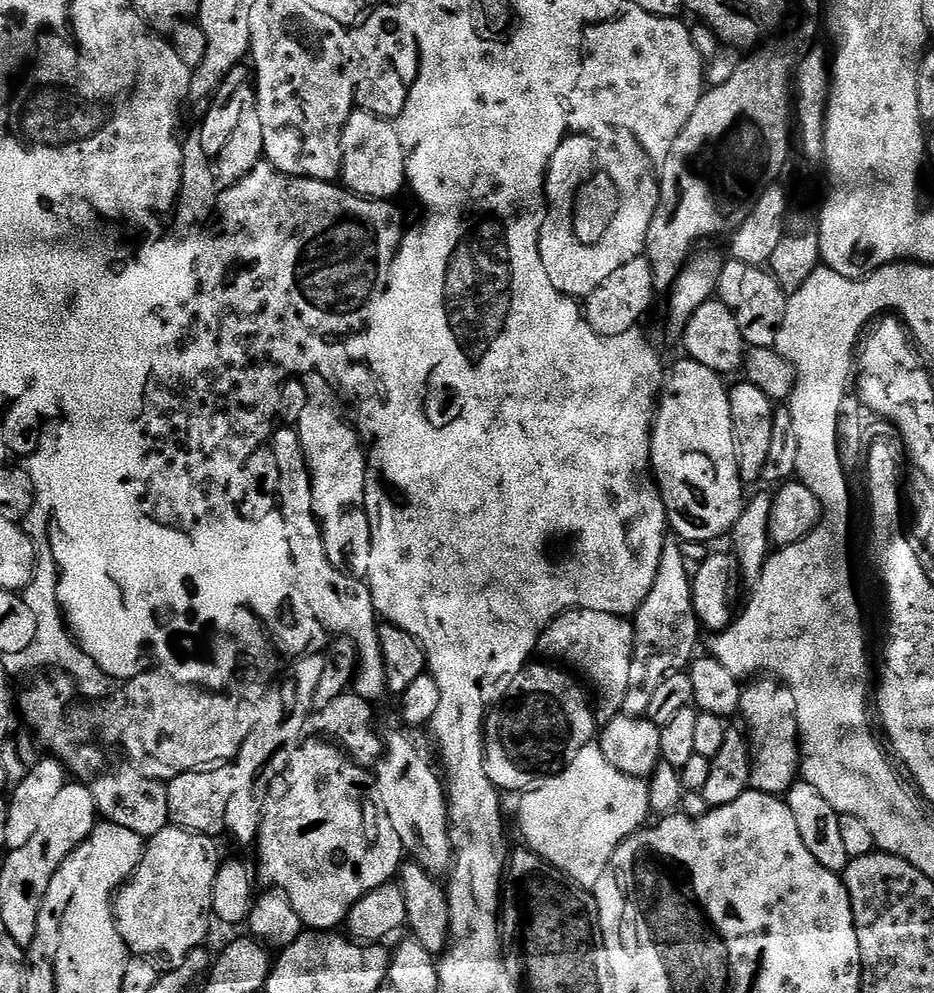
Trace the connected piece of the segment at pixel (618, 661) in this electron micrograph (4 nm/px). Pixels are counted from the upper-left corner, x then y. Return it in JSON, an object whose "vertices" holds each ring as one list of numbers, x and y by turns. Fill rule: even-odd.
{"vertices":[[574,608,560,613,540,633,538,652,539,655,544,655,541,657,552,662,565,660,569,664,567,667,573,673,581,677,584,675,592,683,596,722,597,725,603,726,624,712,626,694,630,690,630,662,635,637,634,624,631,619,598,610]]}

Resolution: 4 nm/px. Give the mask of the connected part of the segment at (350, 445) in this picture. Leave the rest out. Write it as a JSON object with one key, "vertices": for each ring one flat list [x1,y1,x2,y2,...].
{"vertices":[[315,372,303,377,303,382,306,386,306,406,298,425,298,448,304,453,304,462,308,465,307,479,312,481,310,508,320,508,324,516,336,516,336,512,341,512,346,504,361,503,364,499,369,463,366,448,355,427,348,423,345,413,332,409,338,396,325,378]]}

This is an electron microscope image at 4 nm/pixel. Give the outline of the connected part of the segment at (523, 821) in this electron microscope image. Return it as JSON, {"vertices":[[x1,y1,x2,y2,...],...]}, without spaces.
{"vertices":[[596,742,578,750,576,757,561,772,543,777,539,783,527,789,519,800,520,809,516,812,516,820,528,843,525,845,538,853,547,864,552,864,559,872,570,877,575,884,589,890,595,889,605,879,614,850,618,850,626,838,645,827,650,817,647,783,639,776,627,776,622,774,622,770,614,770,614,766,606,762,606,754,602,754]]}

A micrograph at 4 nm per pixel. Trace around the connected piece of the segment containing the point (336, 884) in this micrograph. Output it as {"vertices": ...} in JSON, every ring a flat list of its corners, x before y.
{"vertices":[[324,738,315,739,305,739,297,748,282,777,284,793,277,800,275,797,264,809,258,837,258,876,268,886,287,896,296,907,301,925,312,930,336,930,347,921,348,911,363,896,389,883,399,873,406,853,398,838,398,830,394,830,383,807,364,808,368,804,368,792,370,796,374,788,369,769,356,763,335,743]]}

